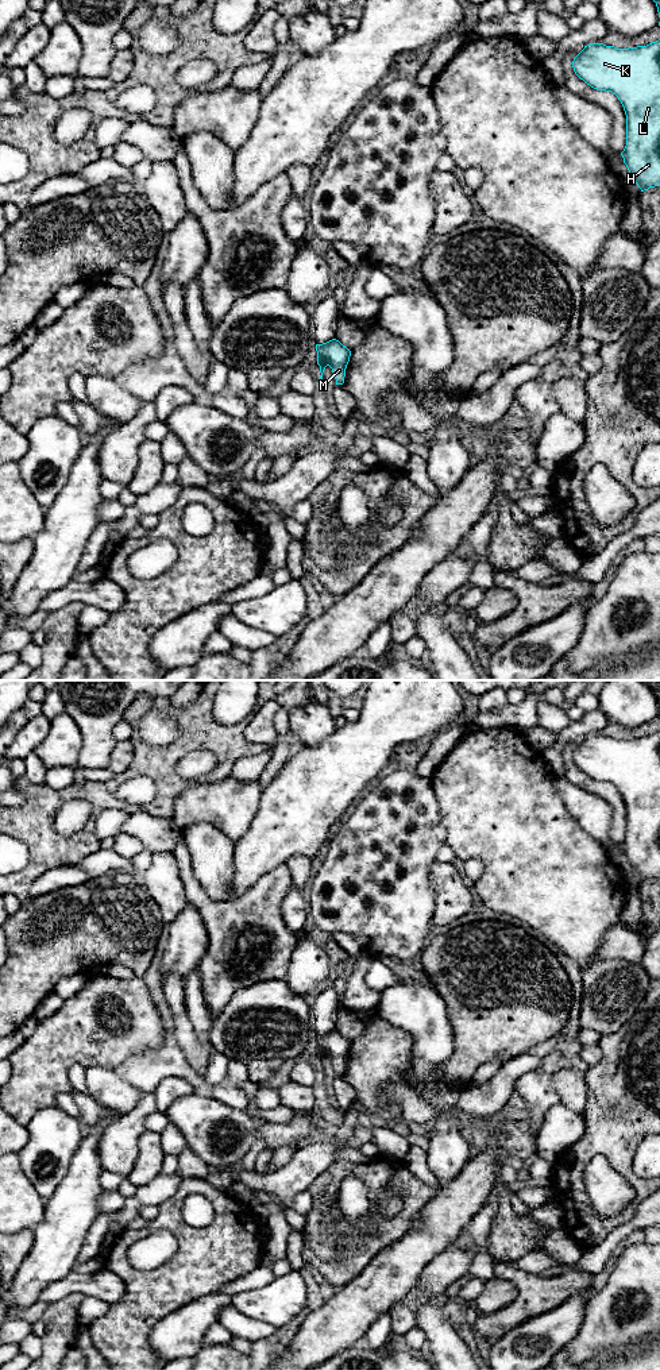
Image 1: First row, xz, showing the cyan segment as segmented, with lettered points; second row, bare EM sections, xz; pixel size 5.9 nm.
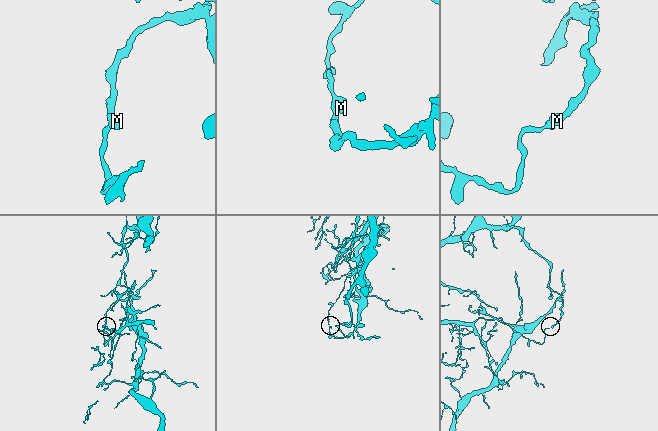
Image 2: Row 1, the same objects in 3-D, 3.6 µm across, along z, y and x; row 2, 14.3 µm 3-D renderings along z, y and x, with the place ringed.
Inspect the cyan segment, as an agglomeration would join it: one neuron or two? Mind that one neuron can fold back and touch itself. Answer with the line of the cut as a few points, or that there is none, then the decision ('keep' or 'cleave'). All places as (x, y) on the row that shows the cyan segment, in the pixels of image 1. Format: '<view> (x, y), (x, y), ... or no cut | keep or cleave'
xz (317, 352), (327, 365) | cleave

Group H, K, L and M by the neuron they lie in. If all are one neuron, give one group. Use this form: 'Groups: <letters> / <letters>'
Groups: H K L / M

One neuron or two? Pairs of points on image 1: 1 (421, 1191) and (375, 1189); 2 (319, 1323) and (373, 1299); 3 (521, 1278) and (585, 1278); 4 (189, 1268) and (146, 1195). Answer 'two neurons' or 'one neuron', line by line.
1: one neuron
2: one neuron
3: one neuron
4: two neurons

